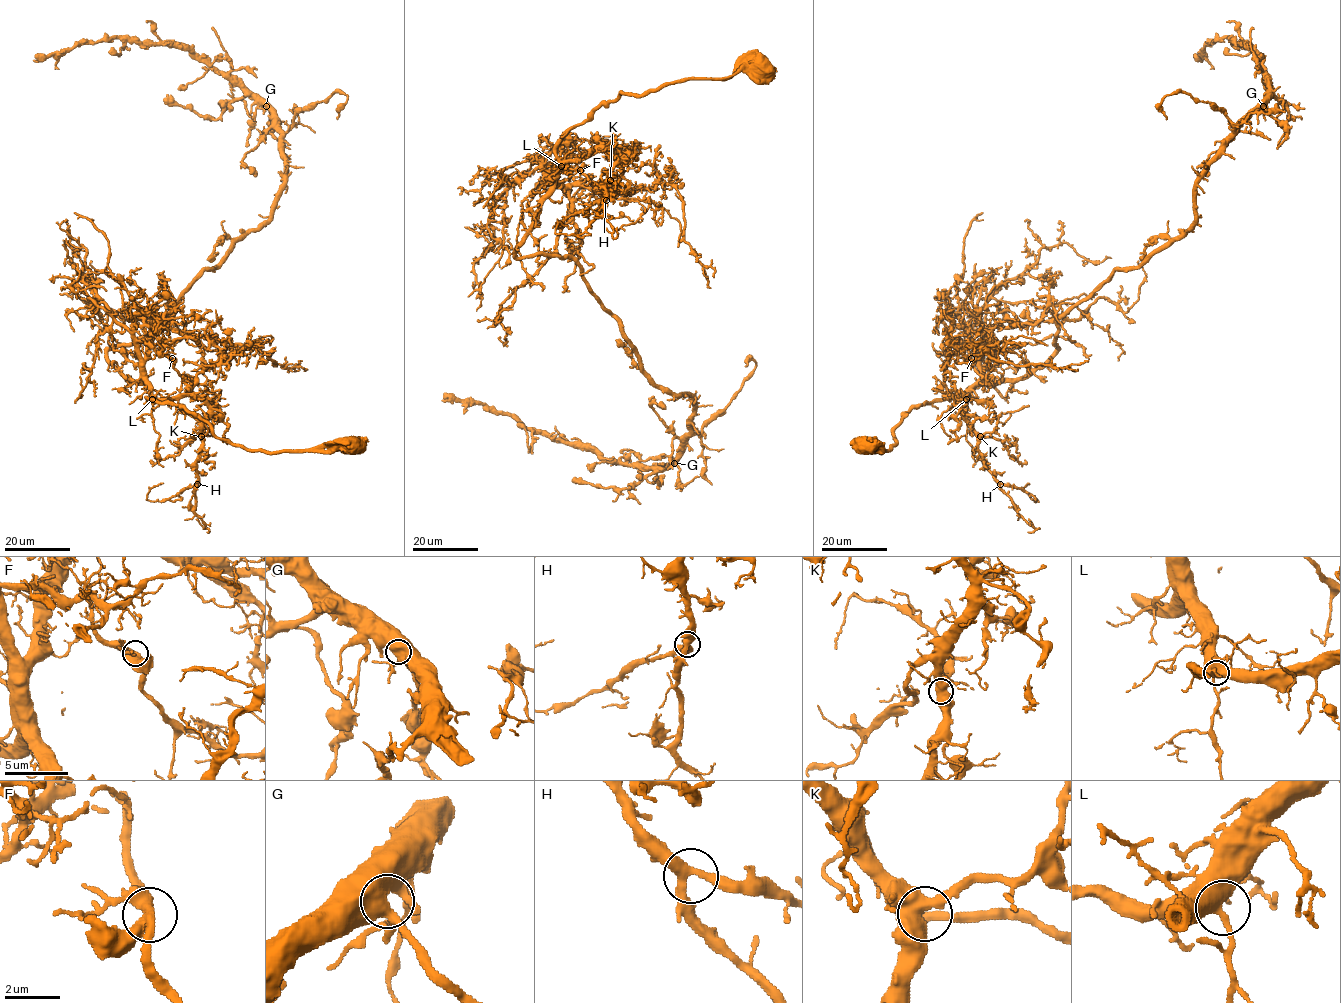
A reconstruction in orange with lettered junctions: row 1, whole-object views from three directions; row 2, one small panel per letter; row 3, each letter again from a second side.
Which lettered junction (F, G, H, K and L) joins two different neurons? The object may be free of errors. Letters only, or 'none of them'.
none of them

